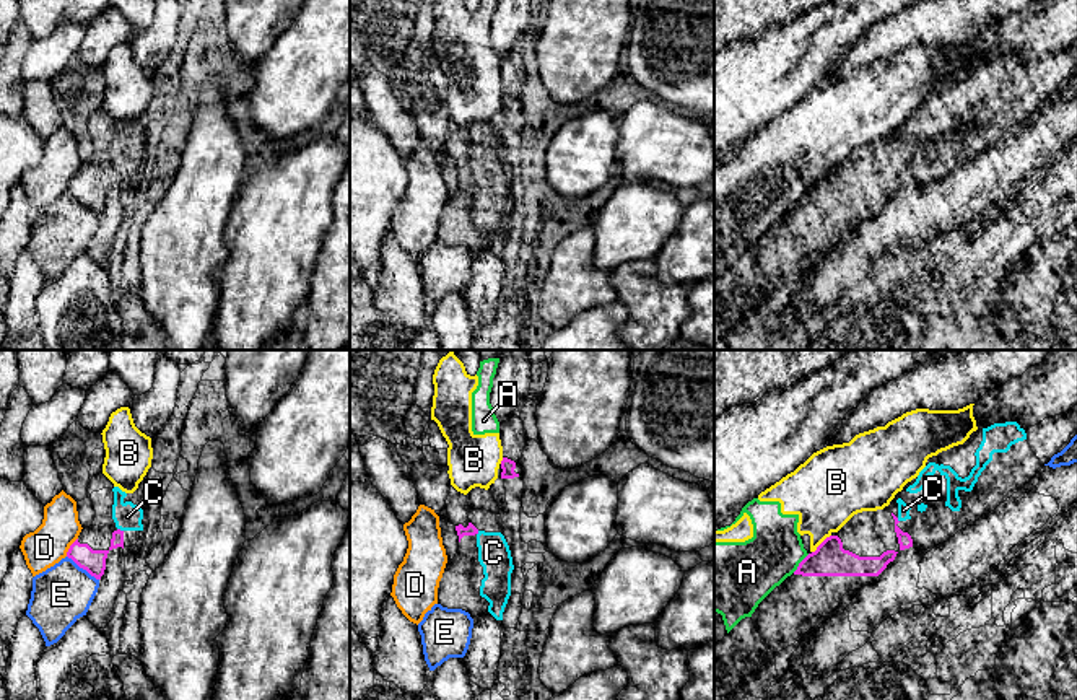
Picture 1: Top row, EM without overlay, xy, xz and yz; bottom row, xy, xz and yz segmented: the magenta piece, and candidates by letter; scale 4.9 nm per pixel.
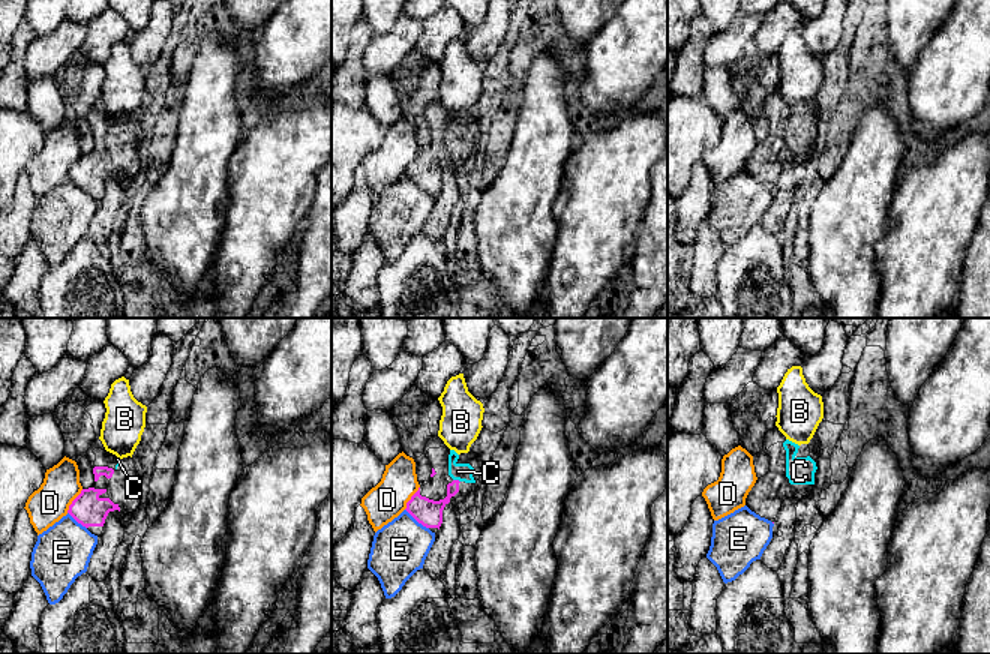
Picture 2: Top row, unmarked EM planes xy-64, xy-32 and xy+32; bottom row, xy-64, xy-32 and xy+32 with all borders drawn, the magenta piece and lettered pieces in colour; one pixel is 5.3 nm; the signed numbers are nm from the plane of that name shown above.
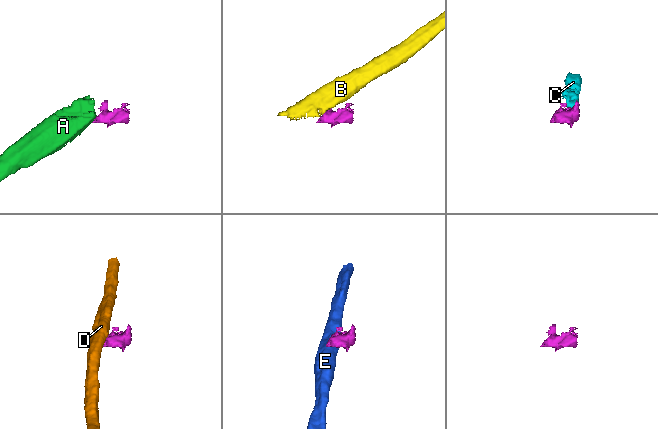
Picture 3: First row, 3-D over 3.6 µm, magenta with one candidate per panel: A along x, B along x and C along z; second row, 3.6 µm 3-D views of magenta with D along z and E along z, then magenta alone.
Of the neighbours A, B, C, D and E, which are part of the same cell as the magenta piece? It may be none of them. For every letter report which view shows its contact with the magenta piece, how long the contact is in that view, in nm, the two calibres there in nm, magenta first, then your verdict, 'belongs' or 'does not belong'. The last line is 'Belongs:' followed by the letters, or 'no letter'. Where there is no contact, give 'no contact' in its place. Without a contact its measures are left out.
A: yz | 130 nm | 170/300 nm | does not belong
B: yz | 130 nm | 170/340 nm | does not belong
C: xy | 40 nm | 110/140 nm | belongs
D: xy | 110 nm | 110/200 nm | does not belong
E: xy | 200 nm | 110/280 nm | does not belong
Belongs: C

